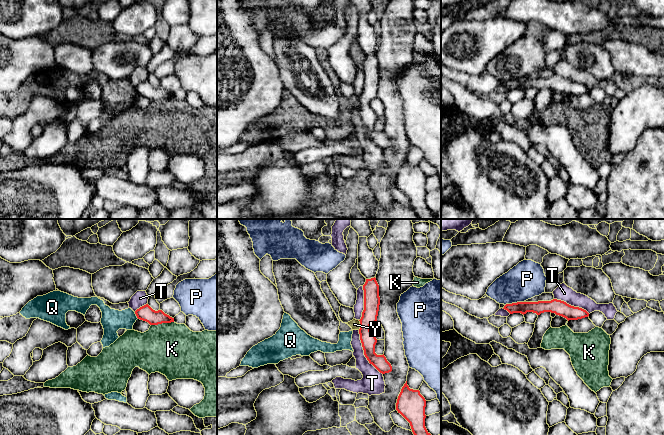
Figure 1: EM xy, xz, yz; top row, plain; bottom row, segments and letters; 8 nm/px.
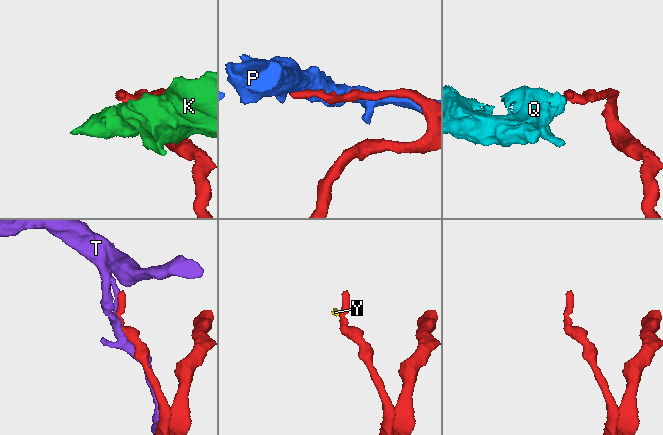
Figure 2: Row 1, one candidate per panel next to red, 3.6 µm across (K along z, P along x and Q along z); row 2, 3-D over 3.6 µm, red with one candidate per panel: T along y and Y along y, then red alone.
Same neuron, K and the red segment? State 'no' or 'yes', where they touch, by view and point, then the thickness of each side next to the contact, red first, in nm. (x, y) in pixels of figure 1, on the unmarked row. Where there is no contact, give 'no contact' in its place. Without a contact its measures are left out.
no | xy (162, 98) | 120/420 nm

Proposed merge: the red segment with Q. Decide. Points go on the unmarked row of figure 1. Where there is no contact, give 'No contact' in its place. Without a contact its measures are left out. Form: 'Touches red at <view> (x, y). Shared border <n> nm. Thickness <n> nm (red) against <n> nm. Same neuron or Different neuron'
Touches red at xy (136, 91). Shared border 70 nm. Thickness 120 nm (red) against 180 nm. Different neuron

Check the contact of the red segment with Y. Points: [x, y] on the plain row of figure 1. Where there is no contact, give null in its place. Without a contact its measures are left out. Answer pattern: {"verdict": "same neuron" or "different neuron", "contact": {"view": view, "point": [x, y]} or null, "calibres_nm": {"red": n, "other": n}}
{"verdict": "different neuron", "contact": {"view": "xz", "point": [360, 101]}, "calibres_nm": {"red": 130, "other": 80}}

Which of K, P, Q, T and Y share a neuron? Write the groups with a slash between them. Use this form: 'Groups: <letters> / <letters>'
Groups: K / P / Q Y / T

